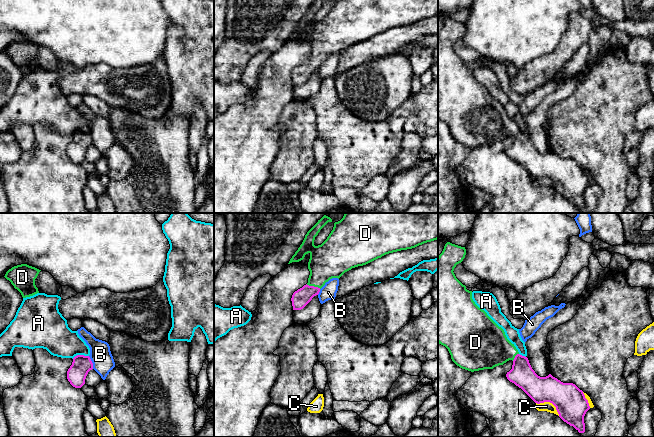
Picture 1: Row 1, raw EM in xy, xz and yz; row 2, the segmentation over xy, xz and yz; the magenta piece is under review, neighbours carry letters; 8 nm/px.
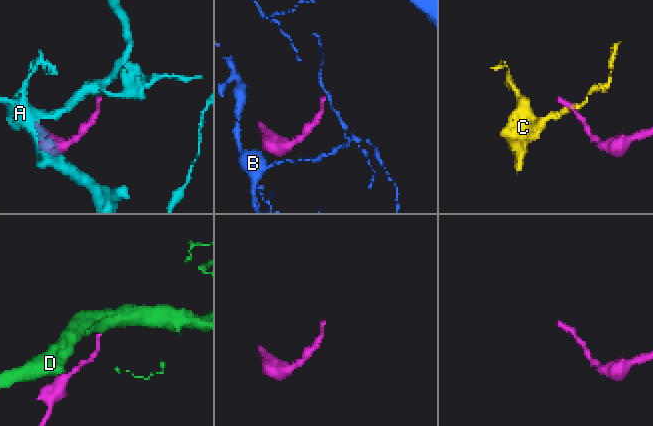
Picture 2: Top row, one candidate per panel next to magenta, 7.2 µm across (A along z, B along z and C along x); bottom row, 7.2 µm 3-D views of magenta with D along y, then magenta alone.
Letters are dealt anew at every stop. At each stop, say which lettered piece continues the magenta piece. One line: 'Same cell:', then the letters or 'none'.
Same cell: D

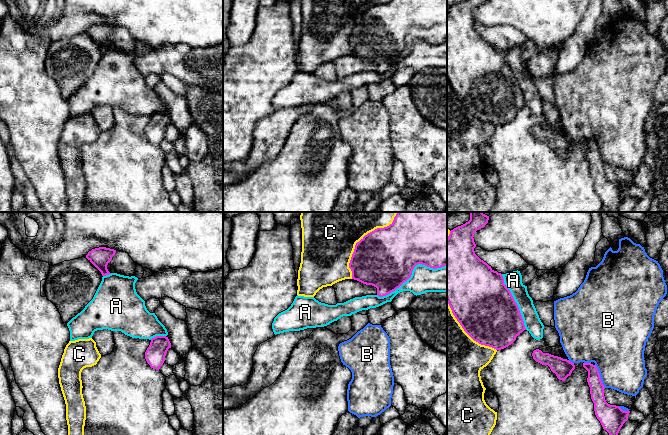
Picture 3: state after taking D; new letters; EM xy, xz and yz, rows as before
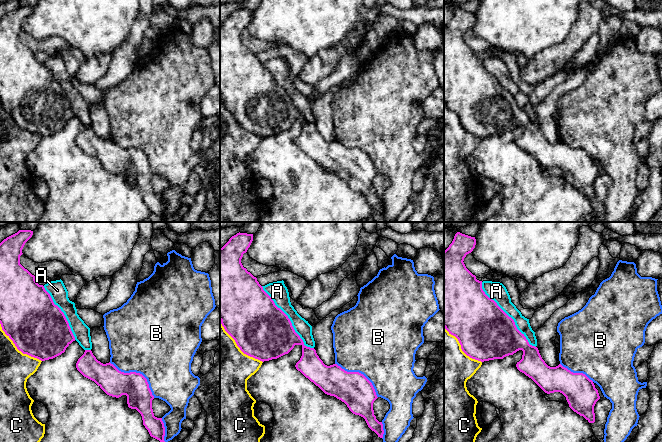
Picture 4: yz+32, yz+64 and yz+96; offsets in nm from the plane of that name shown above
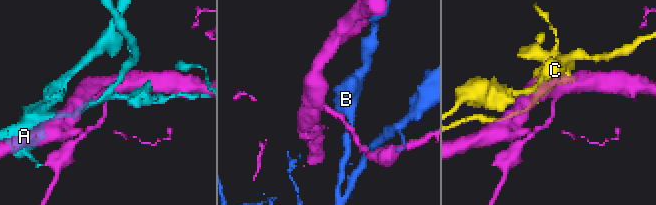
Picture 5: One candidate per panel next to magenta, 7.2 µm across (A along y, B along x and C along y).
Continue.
Same cell: none

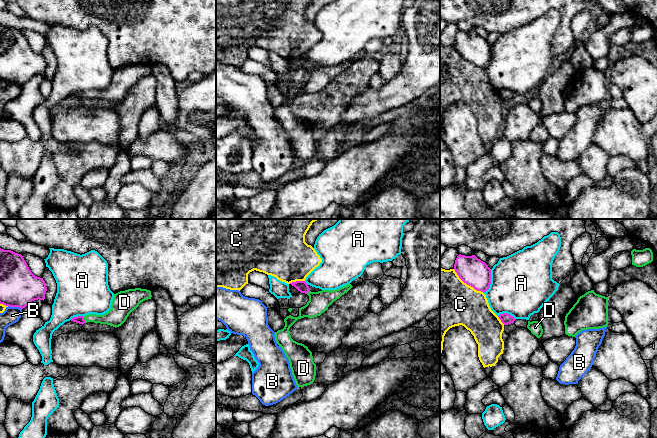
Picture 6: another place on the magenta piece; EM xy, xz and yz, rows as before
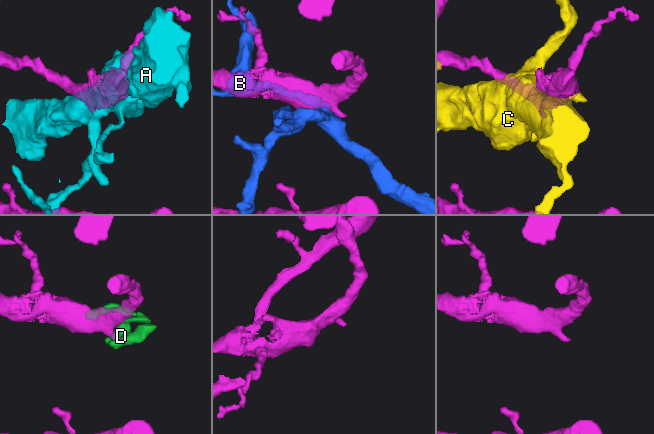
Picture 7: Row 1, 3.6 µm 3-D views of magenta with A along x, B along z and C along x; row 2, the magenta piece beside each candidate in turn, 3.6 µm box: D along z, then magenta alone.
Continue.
Same cell: D

